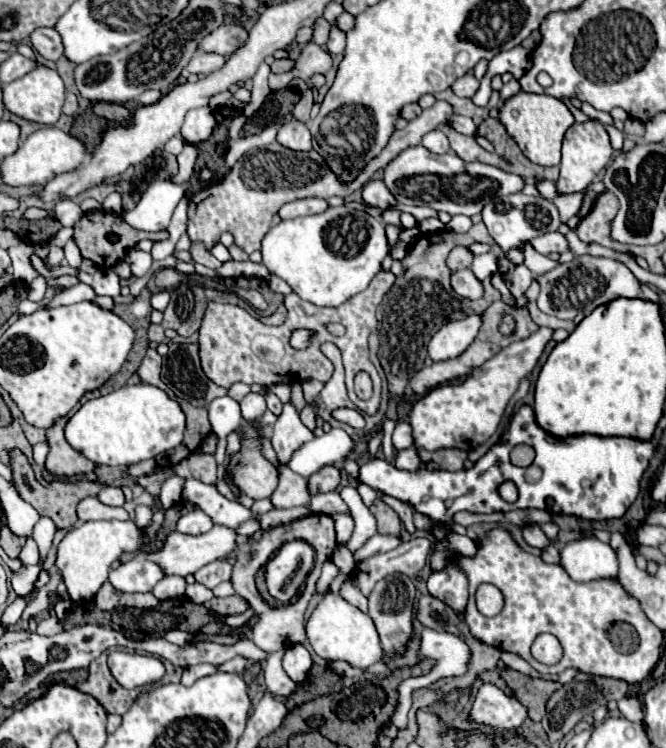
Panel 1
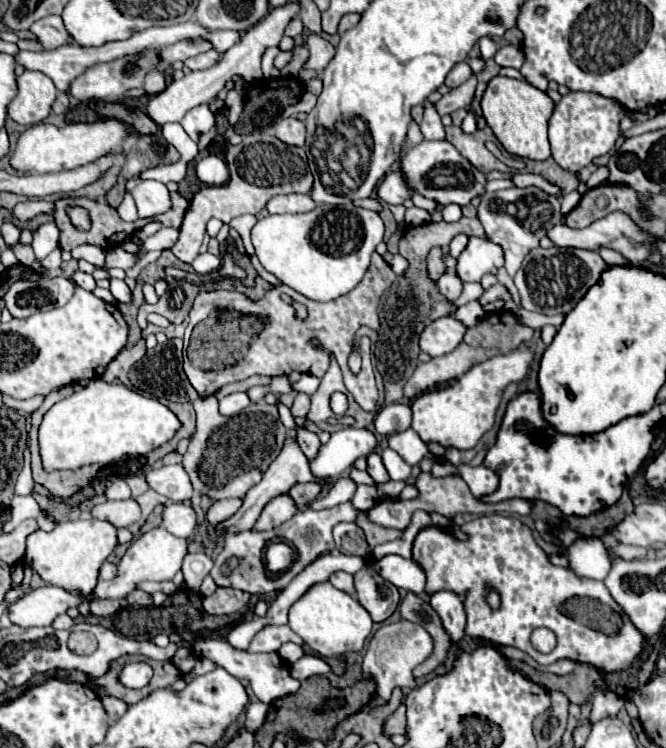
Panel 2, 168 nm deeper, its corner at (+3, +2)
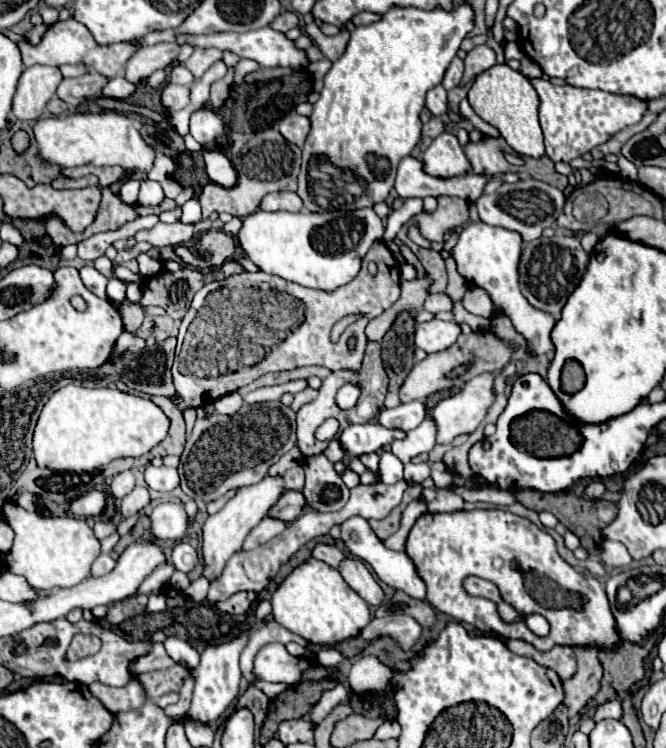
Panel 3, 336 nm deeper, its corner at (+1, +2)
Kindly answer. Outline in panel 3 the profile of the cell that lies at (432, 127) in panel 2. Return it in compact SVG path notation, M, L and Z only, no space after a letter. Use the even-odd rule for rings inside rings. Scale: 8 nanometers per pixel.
M437 85L427 93L427 105L425 107L431 111L433 117L445 115L445 111L447 111L445 103L447 103L447 91L443 89L443 85Z

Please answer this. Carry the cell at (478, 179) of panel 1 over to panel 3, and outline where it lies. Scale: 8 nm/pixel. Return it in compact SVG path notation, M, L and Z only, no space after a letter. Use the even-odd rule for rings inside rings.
M441 133L421 155L423 171L433 177L451 179L461 177L471 171L471 163L467 161L463 147L459 145L453 133Z

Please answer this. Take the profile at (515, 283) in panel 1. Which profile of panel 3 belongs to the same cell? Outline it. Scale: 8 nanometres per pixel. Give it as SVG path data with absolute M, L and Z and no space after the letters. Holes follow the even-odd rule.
M431 319L427 323L417 325L415 345L427 353L437 353L451 347L461 333L461 327L455 321L439 321Z

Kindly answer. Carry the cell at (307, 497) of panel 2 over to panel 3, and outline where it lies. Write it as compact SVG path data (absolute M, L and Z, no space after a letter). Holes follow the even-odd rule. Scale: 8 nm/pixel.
M287 491L281 495L281 499L271 507L269 515L271 517L279 517L283 521L293 521L295 517L299 517L305 509L307 501L303 501L303 493L301 491Z

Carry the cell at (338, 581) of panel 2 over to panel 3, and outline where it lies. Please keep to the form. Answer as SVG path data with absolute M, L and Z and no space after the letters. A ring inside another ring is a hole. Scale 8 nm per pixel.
M323 543L313 549L313 557L327 563L327 565L331 565L333 569L339 569L341 561L345 559L345 555L335 545L323 545Z

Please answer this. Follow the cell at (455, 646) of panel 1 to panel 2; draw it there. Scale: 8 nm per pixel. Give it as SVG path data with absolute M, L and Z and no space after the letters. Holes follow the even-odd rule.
M397 621L397 623L381 623L379 629L371 635L367 651L363 655L361 673L375 679L377 683L377 697L389 701L391 691L395 687L401 689L415 689L417 681L413 677L413 669L427 659L433 651L433 639L421 625L413 625L411 621Z

